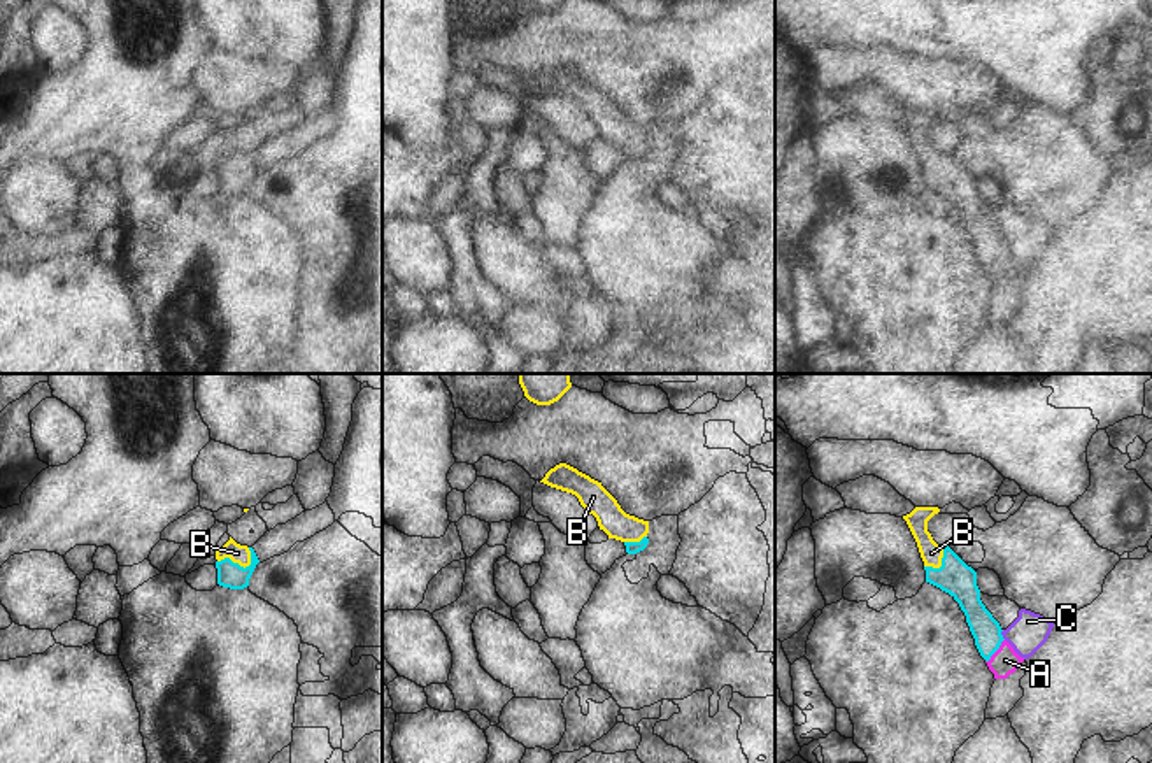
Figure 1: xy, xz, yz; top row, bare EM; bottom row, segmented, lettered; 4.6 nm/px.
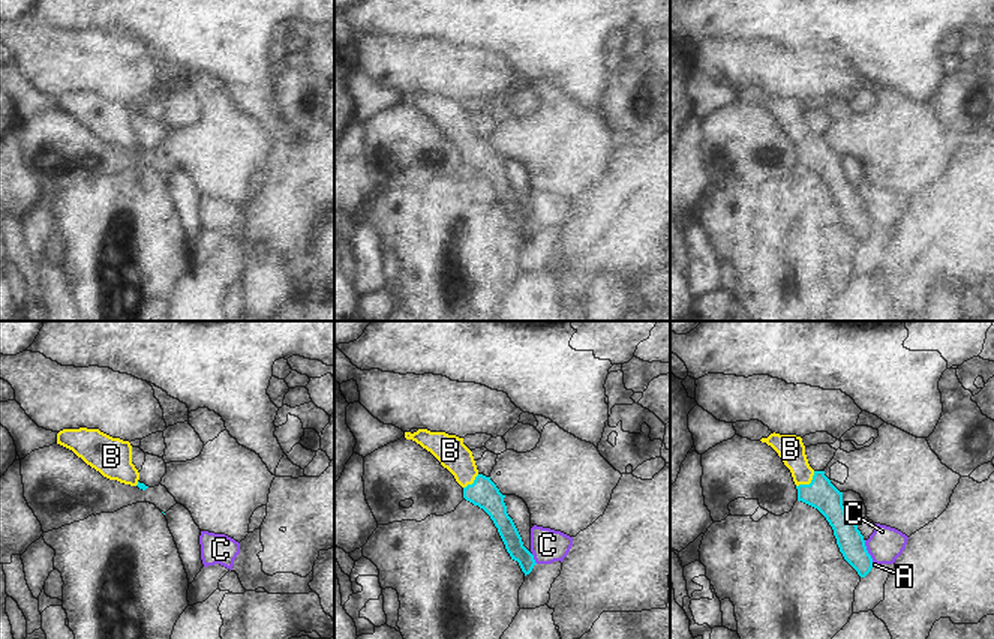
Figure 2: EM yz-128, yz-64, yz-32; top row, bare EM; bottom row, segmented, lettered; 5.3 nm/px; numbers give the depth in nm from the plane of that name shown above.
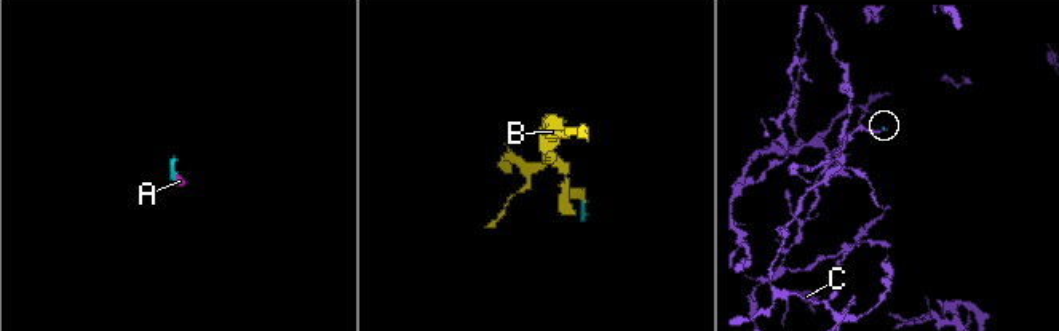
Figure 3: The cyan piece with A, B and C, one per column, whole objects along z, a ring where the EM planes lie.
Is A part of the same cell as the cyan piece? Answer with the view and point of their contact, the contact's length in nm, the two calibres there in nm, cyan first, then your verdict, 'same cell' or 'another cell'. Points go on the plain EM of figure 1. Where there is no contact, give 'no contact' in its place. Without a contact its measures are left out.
contact yz (996, 256); length 140 nm; calibres 140 and 120 nm; same cell

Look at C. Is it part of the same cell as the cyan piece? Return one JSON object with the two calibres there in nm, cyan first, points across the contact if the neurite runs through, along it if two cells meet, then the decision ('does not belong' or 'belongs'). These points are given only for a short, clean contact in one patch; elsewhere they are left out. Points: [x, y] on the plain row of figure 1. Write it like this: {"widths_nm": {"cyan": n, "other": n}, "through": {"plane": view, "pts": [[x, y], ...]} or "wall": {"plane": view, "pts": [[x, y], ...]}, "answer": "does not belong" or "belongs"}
{"widths_nm": {"cyan": 140, "other": 170}, "answer": "does not belong"}

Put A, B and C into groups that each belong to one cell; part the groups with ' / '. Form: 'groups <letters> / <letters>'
groups A B / C

